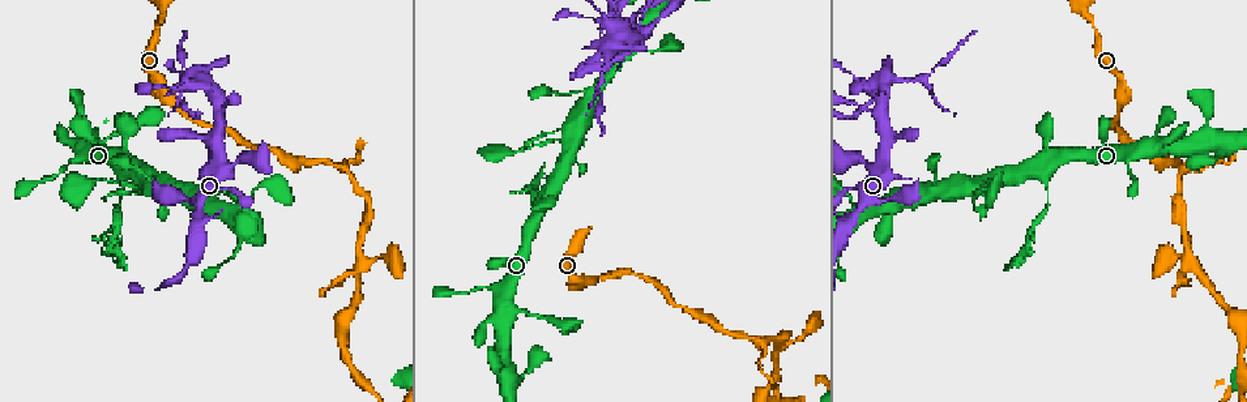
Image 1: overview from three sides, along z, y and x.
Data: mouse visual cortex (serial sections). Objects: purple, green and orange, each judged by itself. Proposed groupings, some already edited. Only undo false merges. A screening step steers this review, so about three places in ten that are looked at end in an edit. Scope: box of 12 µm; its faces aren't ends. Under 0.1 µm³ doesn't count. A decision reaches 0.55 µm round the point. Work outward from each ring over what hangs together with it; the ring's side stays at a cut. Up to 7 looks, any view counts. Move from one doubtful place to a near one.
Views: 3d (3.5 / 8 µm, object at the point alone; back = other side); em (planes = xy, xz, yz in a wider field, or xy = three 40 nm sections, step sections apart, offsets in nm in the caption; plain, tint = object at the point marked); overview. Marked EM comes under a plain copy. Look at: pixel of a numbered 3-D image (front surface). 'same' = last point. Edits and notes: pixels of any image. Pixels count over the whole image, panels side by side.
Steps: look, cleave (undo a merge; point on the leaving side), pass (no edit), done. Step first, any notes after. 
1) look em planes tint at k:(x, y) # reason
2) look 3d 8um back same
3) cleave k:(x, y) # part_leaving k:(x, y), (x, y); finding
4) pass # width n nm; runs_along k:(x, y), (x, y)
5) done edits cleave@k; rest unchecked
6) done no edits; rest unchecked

look 3d 3.5um at 1:(205, 81) # a fork

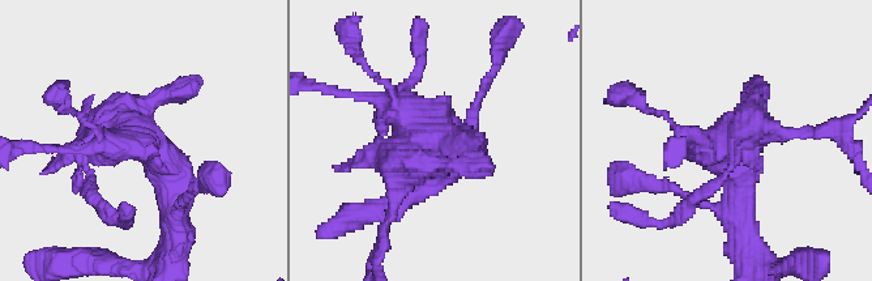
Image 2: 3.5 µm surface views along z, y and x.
look em planes tint at 2:(433, 146) # now the EM

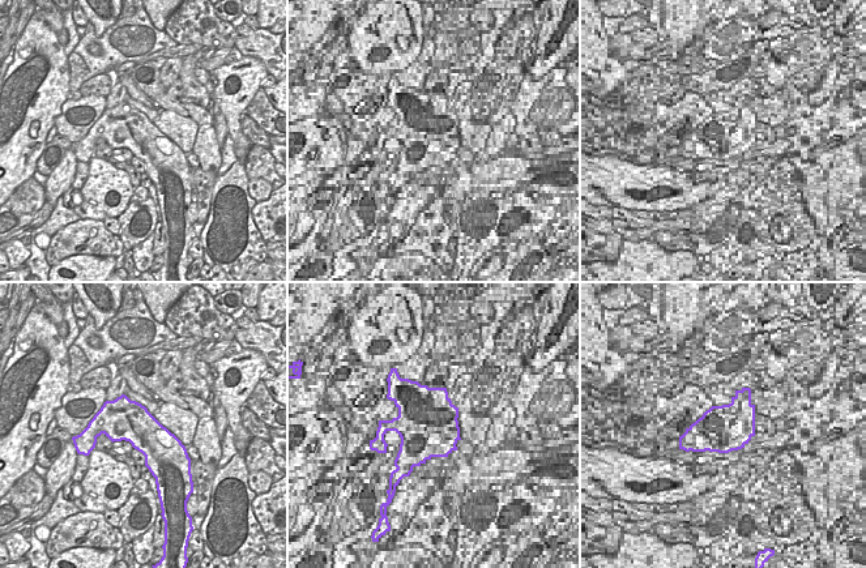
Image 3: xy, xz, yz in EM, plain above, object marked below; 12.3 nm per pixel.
look em xy step 2 tint same # another direction

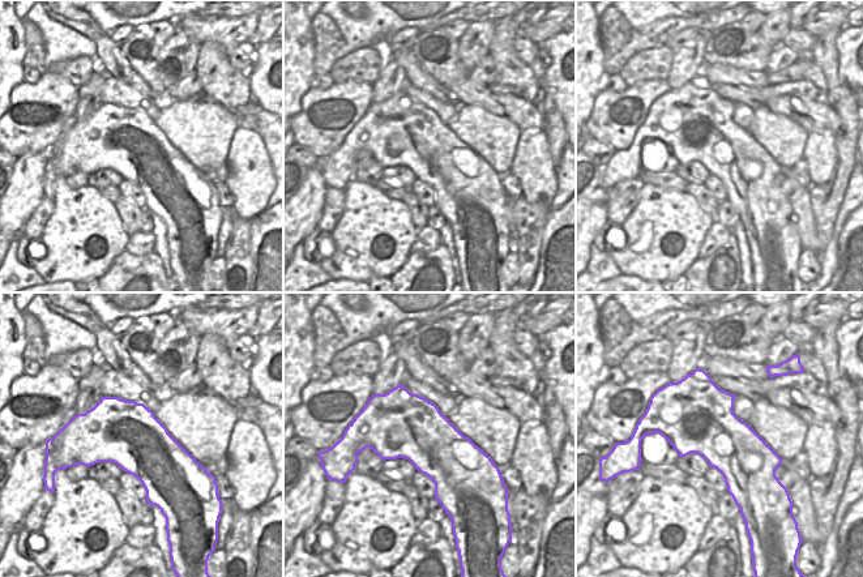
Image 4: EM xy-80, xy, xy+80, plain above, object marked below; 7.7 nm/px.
pass # runs_along 2:(174, 217), (158, 156), (102, 132); all the same cell

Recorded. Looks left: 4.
look 3d 3.5um at 1:(348, 168)

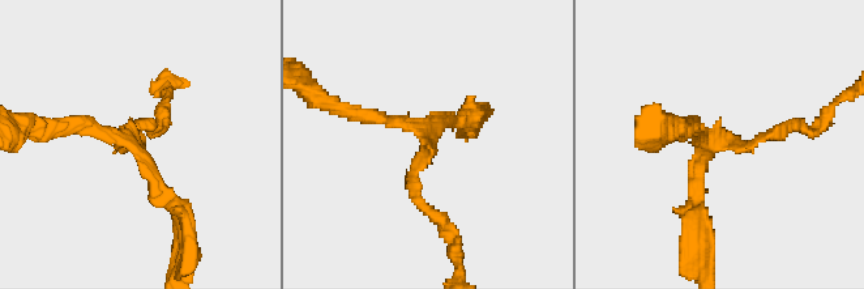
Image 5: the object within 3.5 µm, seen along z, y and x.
pass # arms 3; arm_widths 150, 200, 200 nm; runs_along 5:(59, 127), (115, 131), (183, 215); all the same cell

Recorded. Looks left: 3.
look 3d 3.5um at 1:(1188, 255) # three-way junction

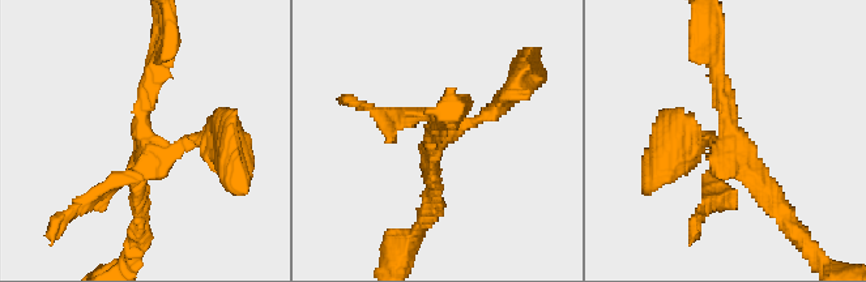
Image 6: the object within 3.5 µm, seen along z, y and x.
look em xy step 5 tint at 6:(434, 135)

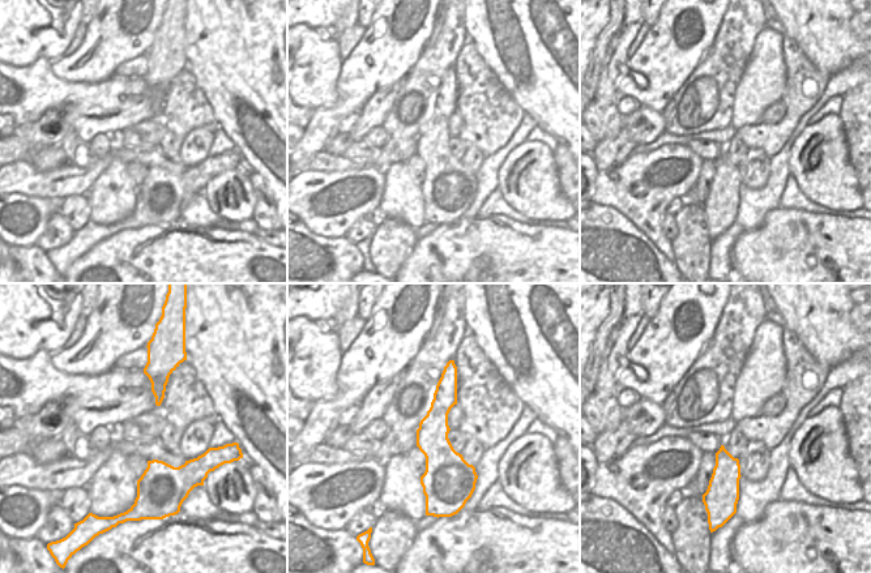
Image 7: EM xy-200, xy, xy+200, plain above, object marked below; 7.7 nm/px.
pass # width 260 nm; runs_along 7:(451, 364), (439, 410), (444, 497); all the same cell

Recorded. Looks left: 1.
done no edits; rest unchecked

